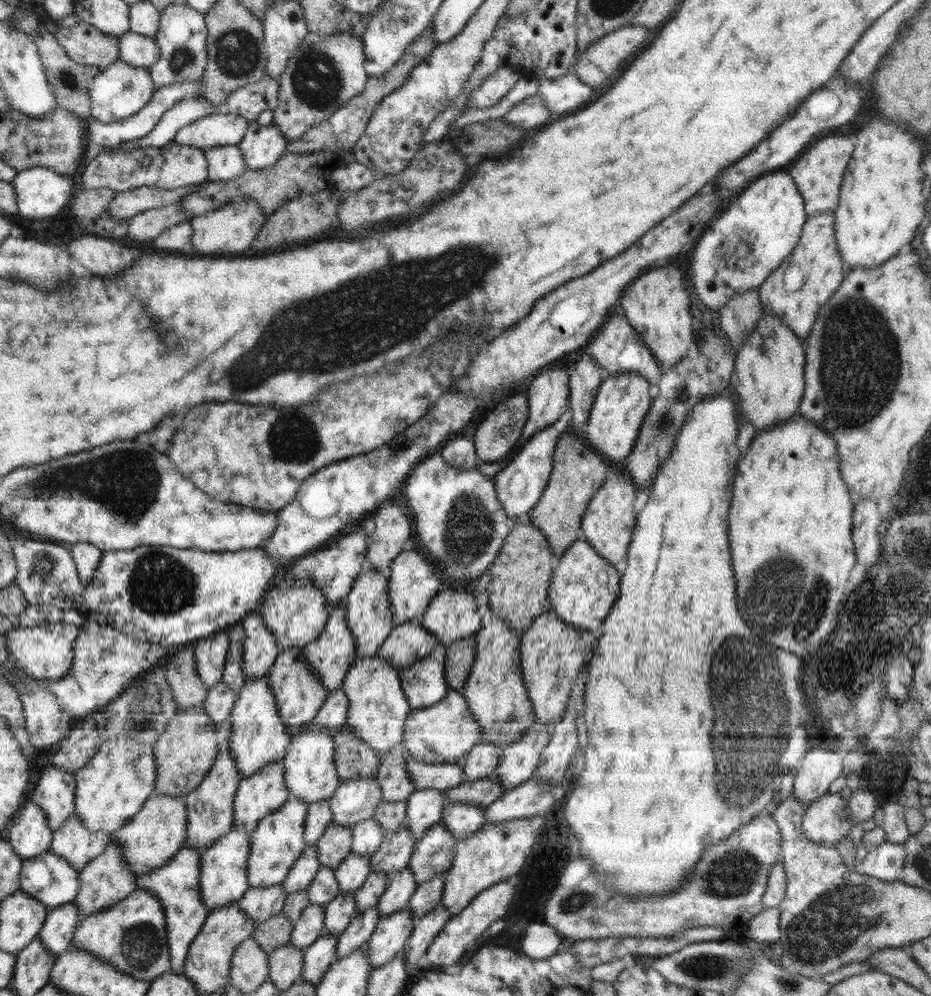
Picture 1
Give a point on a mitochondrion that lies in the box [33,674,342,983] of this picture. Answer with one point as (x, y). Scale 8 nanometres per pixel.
(141, 946)

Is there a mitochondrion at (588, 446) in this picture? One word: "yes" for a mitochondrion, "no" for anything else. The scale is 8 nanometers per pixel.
no

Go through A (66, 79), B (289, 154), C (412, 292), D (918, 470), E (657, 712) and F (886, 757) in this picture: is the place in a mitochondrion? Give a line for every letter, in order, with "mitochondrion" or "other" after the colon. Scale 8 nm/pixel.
A: mitochondrion
B: other
C: mitochondrion
D: other
E: other
F: other

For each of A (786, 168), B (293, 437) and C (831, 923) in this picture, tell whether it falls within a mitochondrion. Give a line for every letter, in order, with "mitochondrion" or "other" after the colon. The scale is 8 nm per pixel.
A: other
B: mitochondrion
C: mitochondrion

